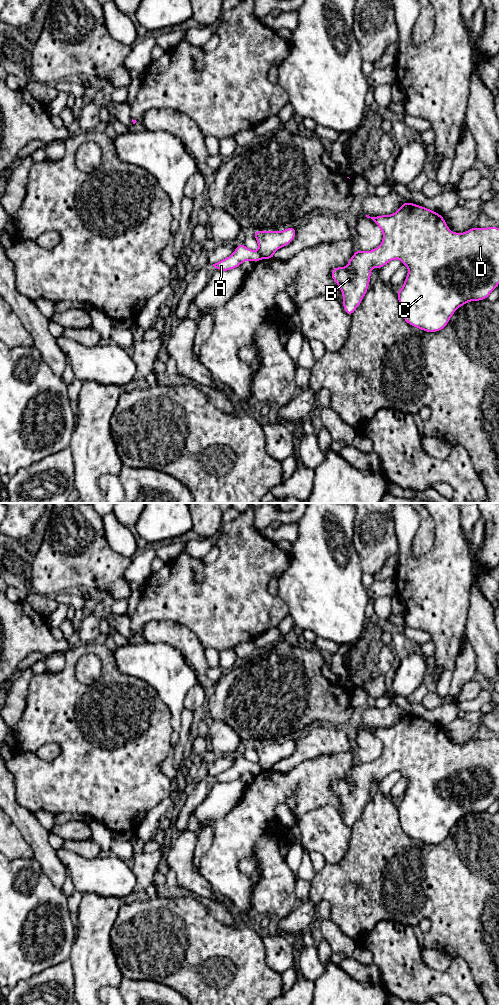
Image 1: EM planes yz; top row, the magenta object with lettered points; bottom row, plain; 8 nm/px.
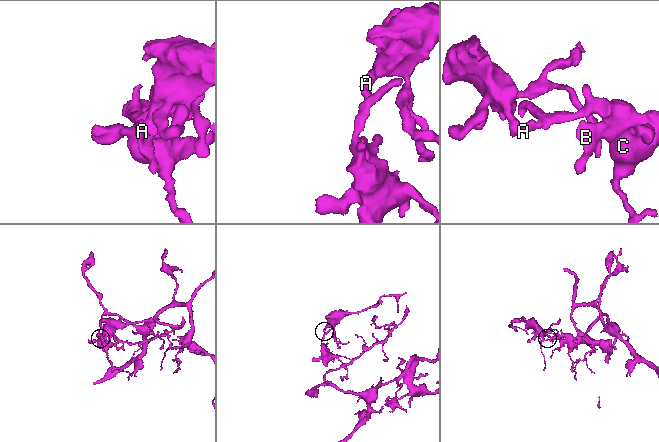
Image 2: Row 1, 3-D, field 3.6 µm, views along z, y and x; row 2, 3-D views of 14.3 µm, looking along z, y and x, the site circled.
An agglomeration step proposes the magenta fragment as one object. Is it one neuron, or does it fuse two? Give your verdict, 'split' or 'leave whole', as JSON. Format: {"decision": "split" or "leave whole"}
{"decision": "split"}

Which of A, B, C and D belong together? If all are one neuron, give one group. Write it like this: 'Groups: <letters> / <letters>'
Groups: A / B C D

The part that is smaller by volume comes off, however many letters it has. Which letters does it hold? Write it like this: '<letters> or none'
A

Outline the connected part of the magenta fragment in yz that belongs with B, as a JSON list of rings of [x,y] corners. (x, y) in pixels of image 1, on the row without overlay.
[[[404,714],[391,727],[366,729],[371,730],[381,741],[381,757],[371,763],[357,761],[346,779],[335,779],[331,783],[332,791],[342,804],[344,823],[349,828],[361,816],[368,803],[371,782],[374,779],[381,781],[394,771],[400,771],[401,776],[408,779],[404,796],[397,804],[401,827],[409,837],[425,844],[441,843],[459,819],[467,814],[488,811],[490,805],[499,797],[499,739],[472,739],[464,745],[455,745],[449,741],[443,728],[411,714]]]

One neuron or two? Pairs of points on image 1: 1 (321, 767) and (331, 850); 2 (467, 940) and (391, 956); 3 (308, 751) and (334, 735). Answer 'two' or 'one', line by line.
1: two
2: two
3: one

